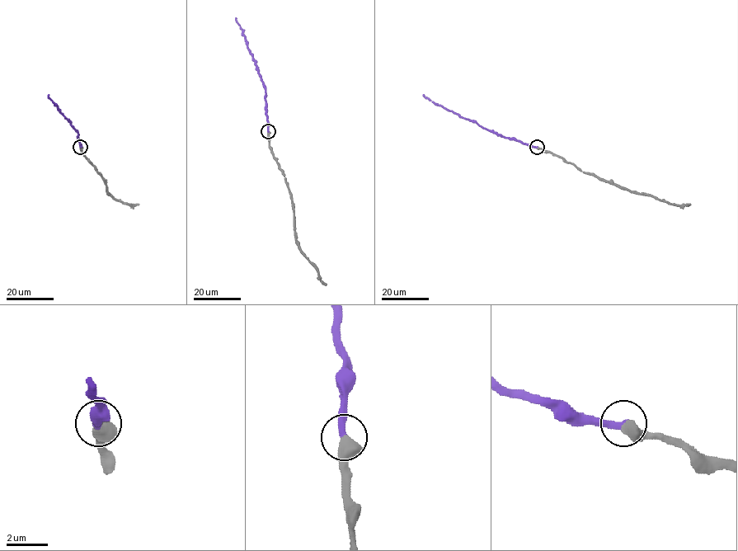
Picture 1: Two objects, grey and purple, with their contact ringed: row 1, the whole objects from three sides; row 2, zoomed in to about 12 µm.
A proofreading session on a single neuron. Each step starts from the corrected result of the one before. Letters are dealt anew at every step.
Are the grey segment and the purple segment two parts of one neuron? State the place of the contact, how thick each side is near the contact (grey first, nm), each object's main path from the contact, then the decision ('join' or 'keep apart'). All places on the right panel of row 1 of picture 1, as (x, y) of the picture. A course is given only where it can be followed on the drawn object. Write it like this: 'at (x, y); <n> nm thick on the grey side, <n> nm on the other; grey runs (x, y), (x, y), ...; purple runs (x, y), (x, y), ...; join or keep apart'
at (537, 147); 600 nm thick on the grey side, 360 nm on the other; grey runs (536, 147), (563, 157), (583, 171), (631, 191), (649, 194), (676, 204), (688, 204); purple runs (536, 147), (529, 147), (482, 128), (475, 121), (437, 105), (423, 95); join

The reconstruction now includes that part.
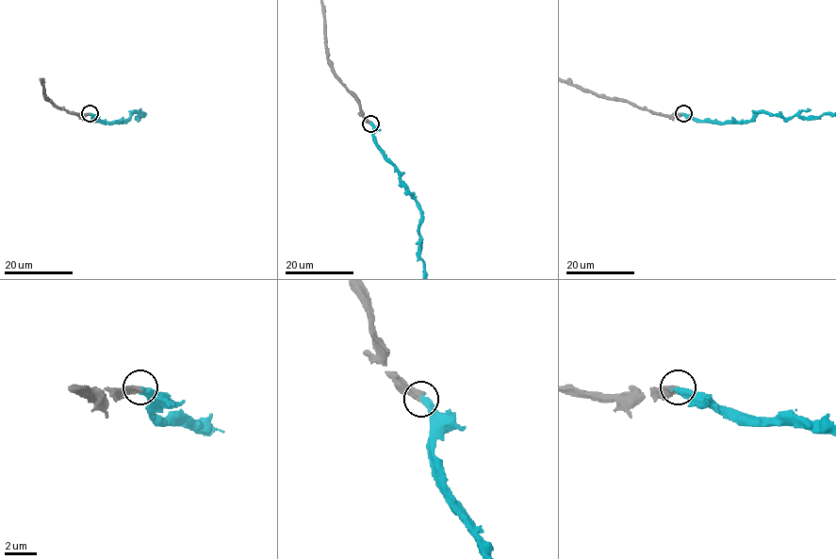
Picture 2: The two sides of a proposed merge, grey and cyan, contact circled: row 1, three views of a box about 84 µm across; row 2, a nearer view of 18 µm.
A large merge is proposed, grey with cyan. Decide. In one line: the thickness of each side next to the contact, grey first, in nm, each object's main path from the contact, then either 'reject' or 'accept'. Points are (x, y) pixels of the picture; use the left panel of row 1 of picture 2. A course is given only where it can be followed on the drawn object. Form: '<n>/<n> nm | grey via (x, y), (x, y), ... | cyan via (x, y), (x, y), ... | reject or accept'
420/480 nm | accept

